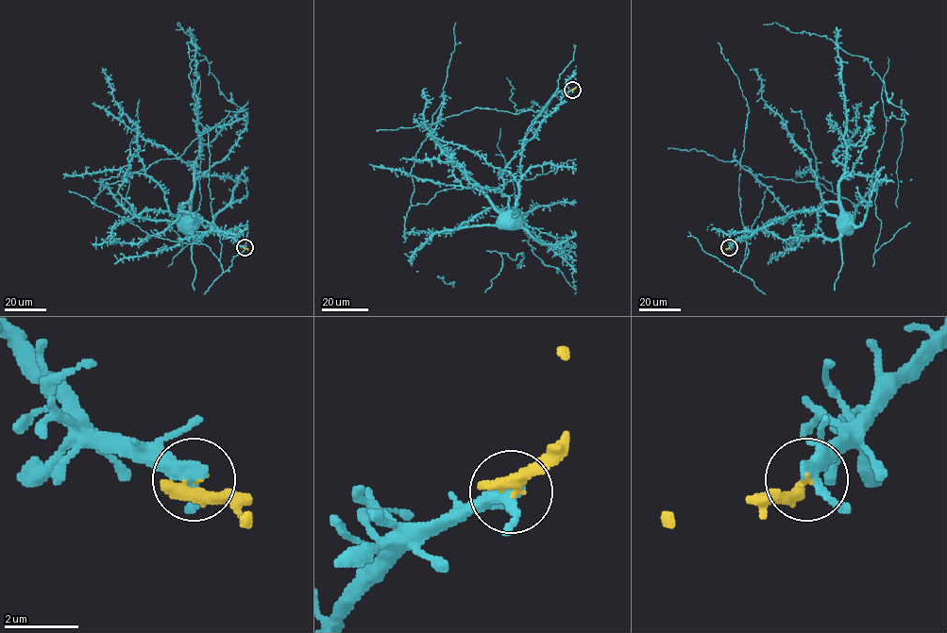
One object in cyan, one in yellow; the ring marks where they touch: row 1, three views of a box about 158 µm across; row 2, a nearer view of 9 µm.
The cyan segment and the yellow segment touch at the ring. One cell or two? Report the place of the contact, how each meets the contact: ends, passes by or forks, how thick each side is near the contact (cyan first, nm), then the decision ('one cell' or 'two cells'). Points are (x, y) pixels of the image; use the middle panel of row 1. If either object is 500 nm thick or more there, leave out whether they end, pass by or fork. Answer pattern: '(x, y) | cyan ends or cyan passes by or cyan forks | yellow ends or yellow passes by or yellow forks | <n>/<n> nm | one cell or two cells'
(572, 90) | cyan passes by | yellow passes by | 320/240 nm | one cell

